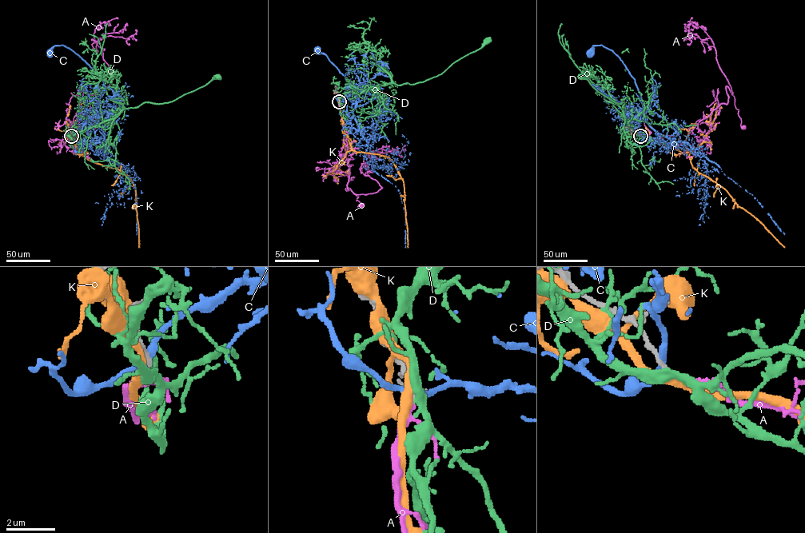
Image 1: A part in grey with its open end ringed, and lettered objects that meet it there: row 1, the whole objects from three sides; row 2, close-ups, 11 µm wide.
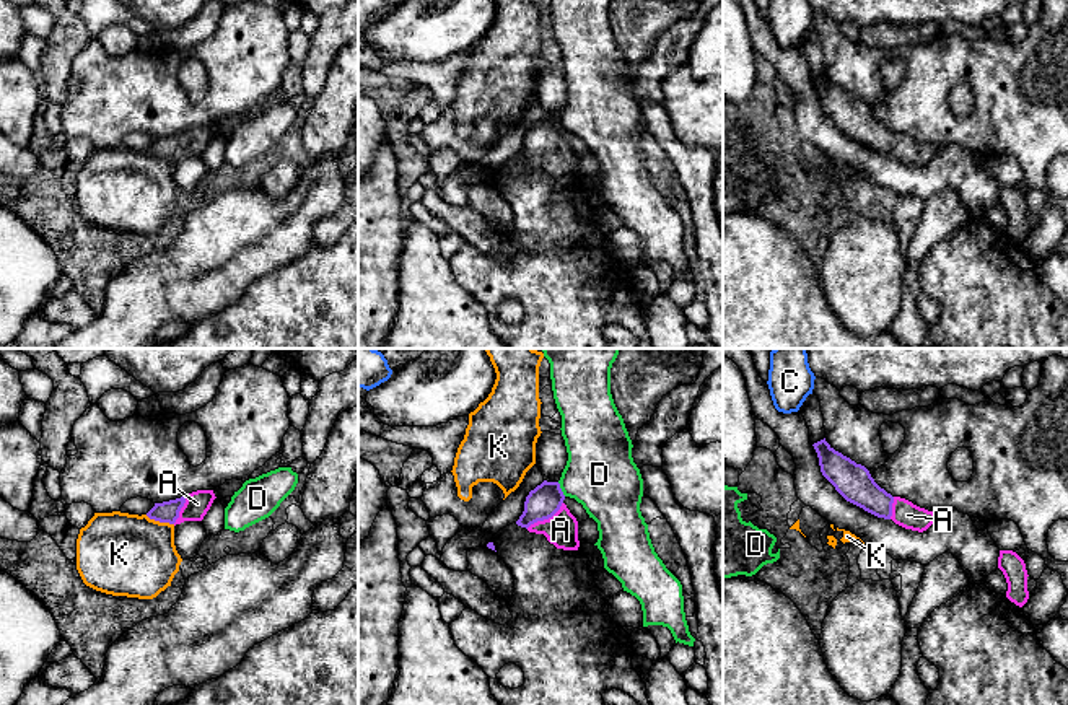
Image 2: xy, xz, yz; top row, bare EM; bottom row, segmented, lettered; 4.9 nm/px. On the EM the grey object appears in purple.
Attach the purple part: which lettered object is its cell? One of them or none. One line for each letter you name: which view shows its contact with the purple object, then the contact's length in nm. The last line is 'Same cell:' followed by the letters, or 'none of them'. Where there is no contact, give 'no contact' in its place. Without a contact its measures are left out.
A: contact in xz; length 220 nm
Same cell: A

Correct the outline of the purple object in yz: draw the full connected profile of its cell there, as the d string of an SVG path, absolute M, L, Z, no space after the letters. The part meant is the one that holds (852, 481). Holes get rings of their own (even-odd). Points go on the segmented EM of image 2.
M825 438L812 446L817 453L822 475L847 501L878 518L892 519L905 529L923 532L933 524L936 518L933 511L887 493L874 482L864 466L835 451Z

